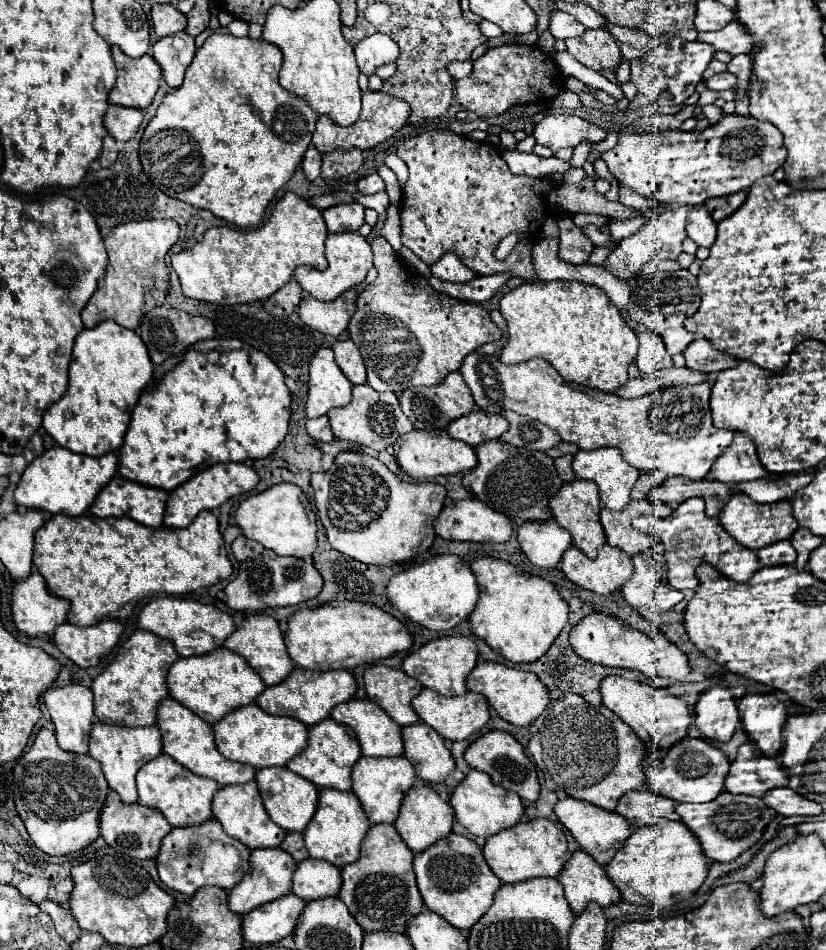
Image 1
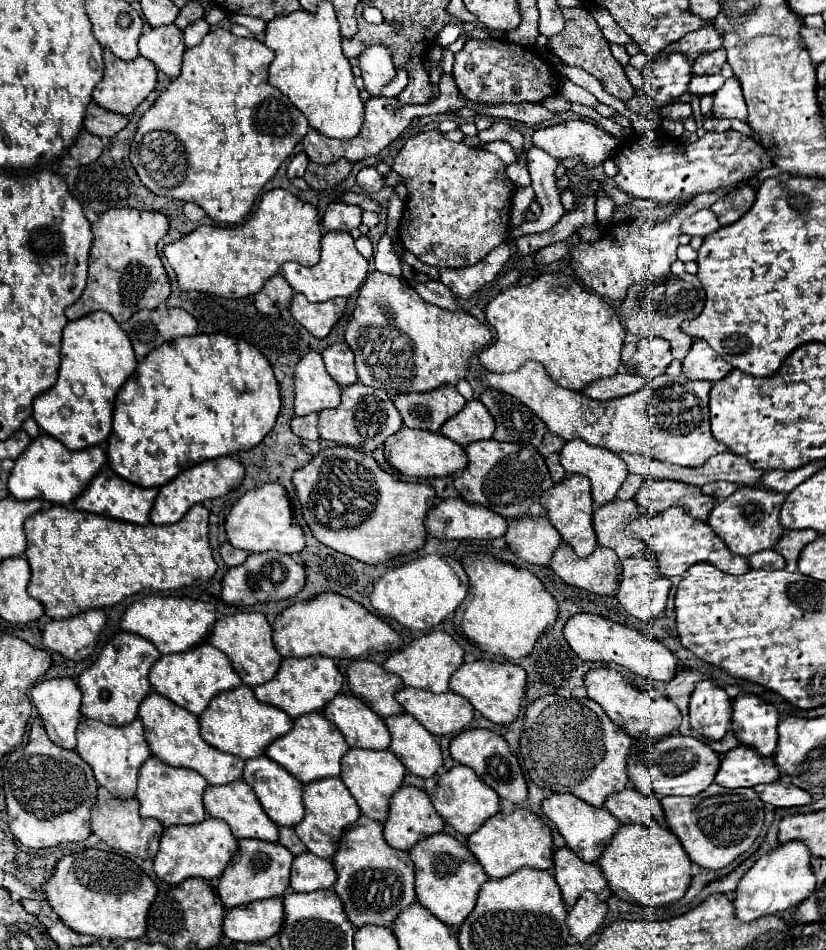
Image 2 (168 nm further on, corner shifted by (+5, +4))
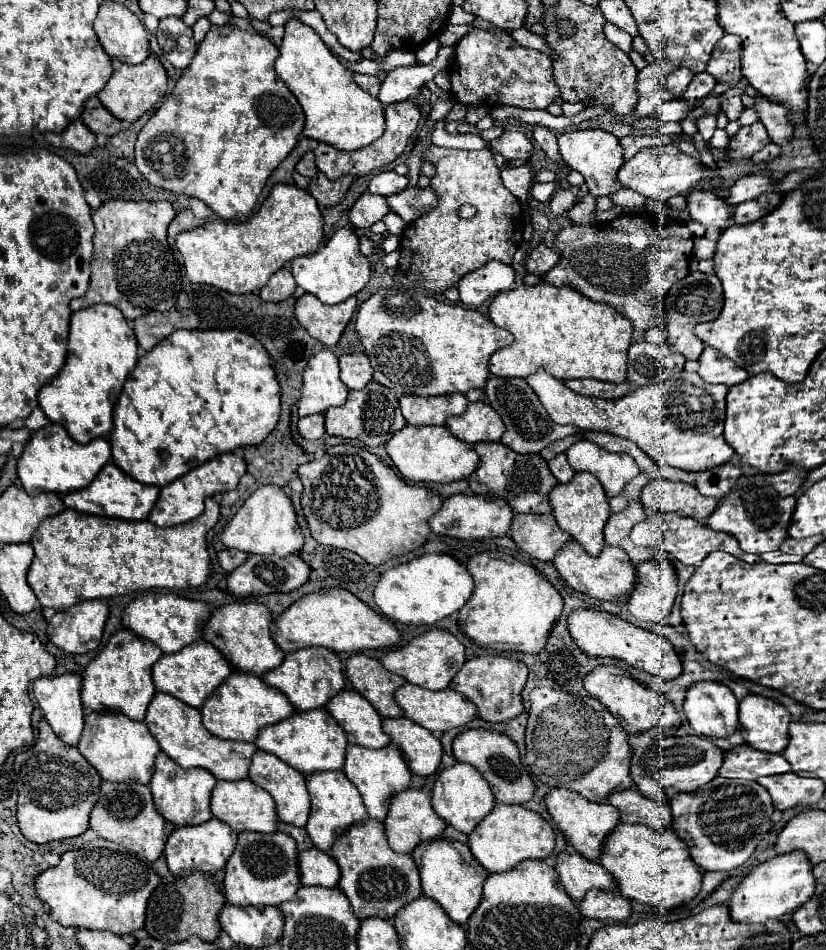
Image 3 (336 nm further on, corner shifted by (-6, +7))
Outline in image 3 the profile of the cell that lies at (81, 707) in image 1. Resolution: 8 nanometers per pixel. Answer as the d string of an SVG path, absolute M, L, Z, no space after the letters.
M78 674L38 678L32 686L44 718L68 746L76 746L82 736L84 712L80 702L80 686L82 678Z

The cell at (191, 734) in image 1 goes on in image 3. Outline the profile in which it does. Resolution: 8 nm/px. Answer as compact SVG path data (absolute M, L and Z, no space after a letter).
M158 692L152 702L148 704L148 712L144 718L150 734L158 740L162 752L166 752L178 766L182 768L204 768L208 772L214 774L214 778L220 780L244 780L248 776L248 768L250 768L250 760L252 754L256 752L254 744L248 742L224 742L216 736L212 736L204 724L202 724L202 716L196 708Z

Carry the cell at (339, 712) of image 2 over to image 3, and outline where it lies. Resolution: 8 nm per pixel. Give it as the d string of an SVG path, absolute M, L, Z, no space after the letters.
M342 690L328 700L326 708L346 732L348 744L366 748L384 748L390 744L390 738L382 732L380 714L358 692Z

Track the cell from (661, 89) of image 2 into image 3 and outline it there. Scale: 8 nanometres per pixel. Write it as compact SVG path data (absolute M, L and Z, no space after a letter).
M676 68L674 72L670 72L666 76L666 90L672 92L676 98L680 98L680 94L686 90L688 82L692 80L692 72L690 70L684 70L684 68Z

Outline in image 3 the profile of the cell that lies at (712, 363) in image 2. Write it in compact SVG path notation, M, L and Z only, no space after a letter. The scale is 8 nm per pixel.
M706 346L704 354L700 356L700 378L710 382L710 384L726 384L726 386L736 386L748 378L748 372L730 358L724 358L716 348Z

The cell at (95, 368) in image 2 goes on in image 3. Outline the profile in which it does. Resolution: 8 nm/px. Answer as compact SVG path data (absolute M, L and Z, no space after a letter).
M96 304L70 316L68 358L62 370L40 388L38 402L50 422L60 422L76 442L90 442L112 430L114 402L138 362L132 328L116 306Z

